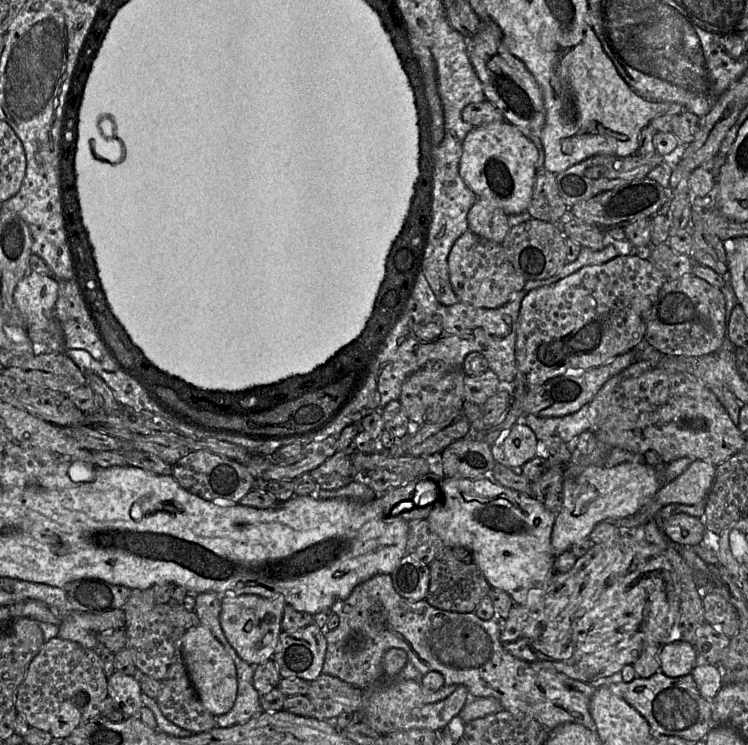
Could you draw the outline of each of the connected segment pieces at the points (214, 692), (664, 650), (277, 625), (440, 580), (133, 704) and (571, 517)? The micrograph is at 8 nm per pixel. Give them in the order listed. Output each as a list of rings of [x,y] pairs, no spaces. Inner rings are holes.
[[[198,624],[184,634],[180,654],[202,705],[214,716],[227,713],[236,699],[237,675],[235,665],[220,641],[208,627]]]
[[[684,641],[662,645],[659,655],[660,672],[673,678],[691,674],[696,667],[697,656],[695,646]]]
[[[255,594],[221,597],[220,625],[229,644],[246,663],[257,666],[270,660],[281,634],[281,620],[286,604],[282,598],[264,598]]]
[[[443,547],[436,555],[434,560],[429,564],[430,568],[430,583],[426,596],[426,601],[433,607],[450,612],[469,613],[475,612],[480,601],[488,596],[491,586],[483,575],[479,567],[473,562],[465,564],[458,560],[451,547]]]
[[[115,671],[108,678],[108,696],[119,704],[125,718],[139,716],[139,711],[144,705],[141,693],[140,682],[133,676]]]
[[[624,462],[613,467],[590,465],[577,477],[566,478],[562,509],[555,518],[551,537],[555,554],[570,550],[574,544],[587,539],[601,522],[636,514],[662,486],[658,469],[640,462]]]

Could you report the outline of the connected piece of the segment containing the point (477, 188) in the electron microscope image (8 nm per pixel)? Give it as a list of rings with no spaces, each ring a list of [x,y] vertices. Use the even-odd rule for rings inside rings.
[[[493,122],[474,127],[463,142],[459,172],[478,198],[489,200],[506,215],[527,210],[536,177],[538,151],[522,131],[507,122]]]

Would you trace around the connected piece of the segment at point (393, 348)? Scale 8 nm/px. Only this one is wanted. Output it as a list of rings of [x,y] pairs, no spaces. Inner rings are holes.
[[[422,273],[405,314],[388,337],[365,386],[355,400],[327,428],[312,434],[278,441],[299,441],[294,444],[305,447],[328,436],[338,439],[345,427],[359,424],[368,414],[382,411],[391,401],[397,401],[405,381],[430,362],[443,362],[453,368],[462,368],[466,356],[472,352],[481,353],[500,382],[509,388],[517,373],[515,355],[517,319],[526,294],[524,290],[518,291],[503,306],[494,309],[476,308],[464,302],[445,306],[438,302],[425,274]]]

